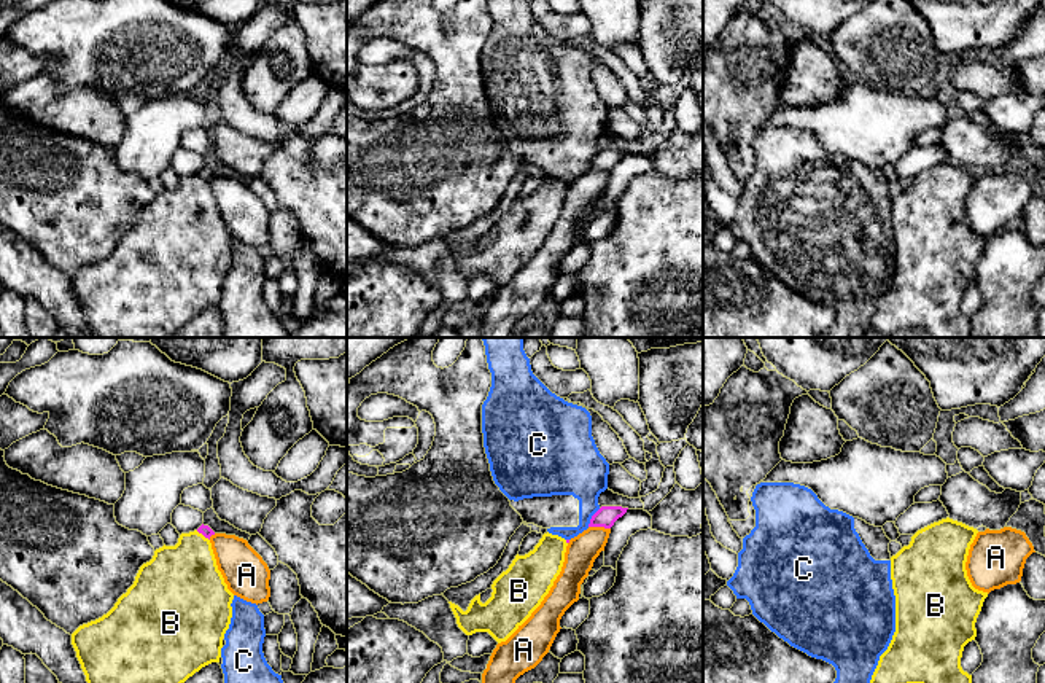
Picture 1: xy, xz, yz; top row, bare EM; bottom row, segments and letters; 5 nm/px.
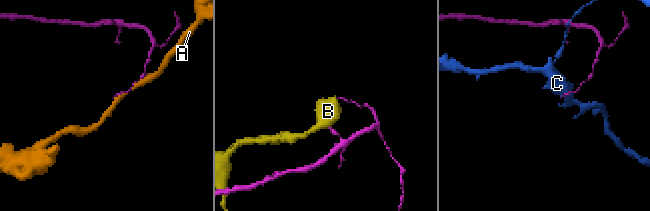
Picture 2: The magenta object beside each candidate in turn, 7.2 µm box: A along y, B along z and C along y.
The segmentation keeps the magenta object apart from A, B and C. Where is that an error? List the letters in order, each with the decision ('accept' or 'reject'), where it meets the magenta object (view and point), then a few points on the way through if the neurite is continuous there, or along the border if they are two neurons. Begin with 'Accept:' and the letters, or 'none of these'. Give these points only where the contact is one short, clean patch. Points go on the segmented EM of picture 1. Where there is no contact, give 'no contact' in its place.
Accept: none of these
A: reject; meets magenta in xz at (600, 526)
B: reject; meets magenta in xy at (202, 534); border along xy (196, 530), (209, 540)
C: reject; meets magenta in xz at (592, 518); border along xz (600, 508), (587, 526)

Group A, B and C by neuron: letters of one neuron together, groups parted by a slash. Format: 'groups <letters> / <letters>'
groups A / B / C

